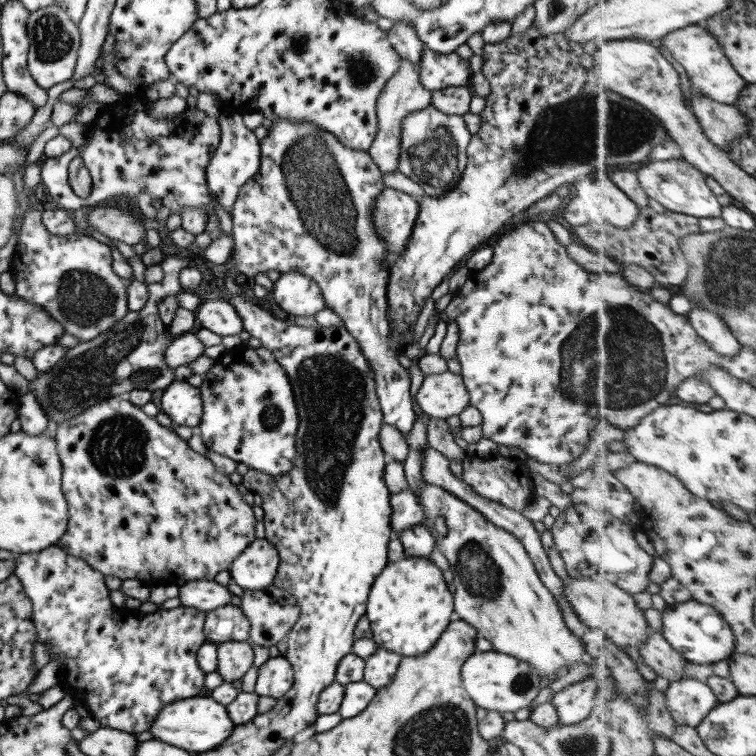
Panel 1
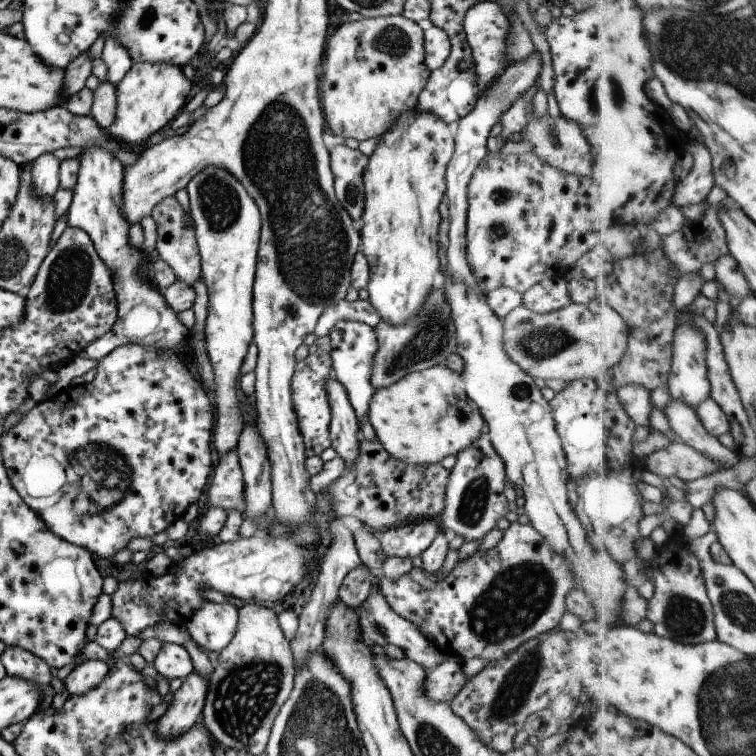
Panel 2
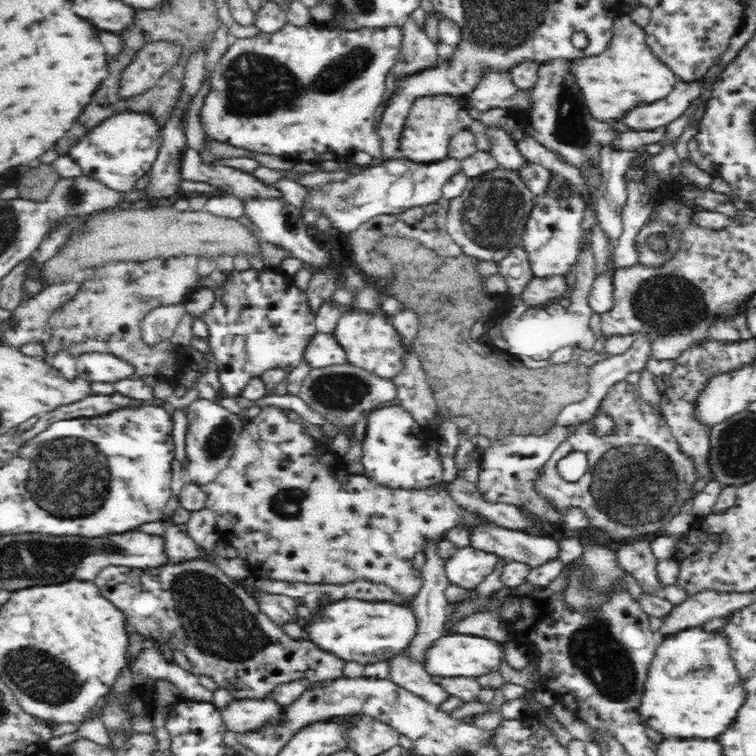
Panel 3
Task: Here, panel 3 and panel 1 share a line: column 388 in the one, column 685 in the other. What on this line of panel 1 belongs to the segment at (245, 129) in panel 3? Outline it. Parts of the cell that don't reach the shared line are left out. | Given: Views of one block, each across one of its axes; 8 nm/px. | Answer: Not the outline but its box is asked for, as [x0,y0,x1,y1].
[659,24,749,106]

